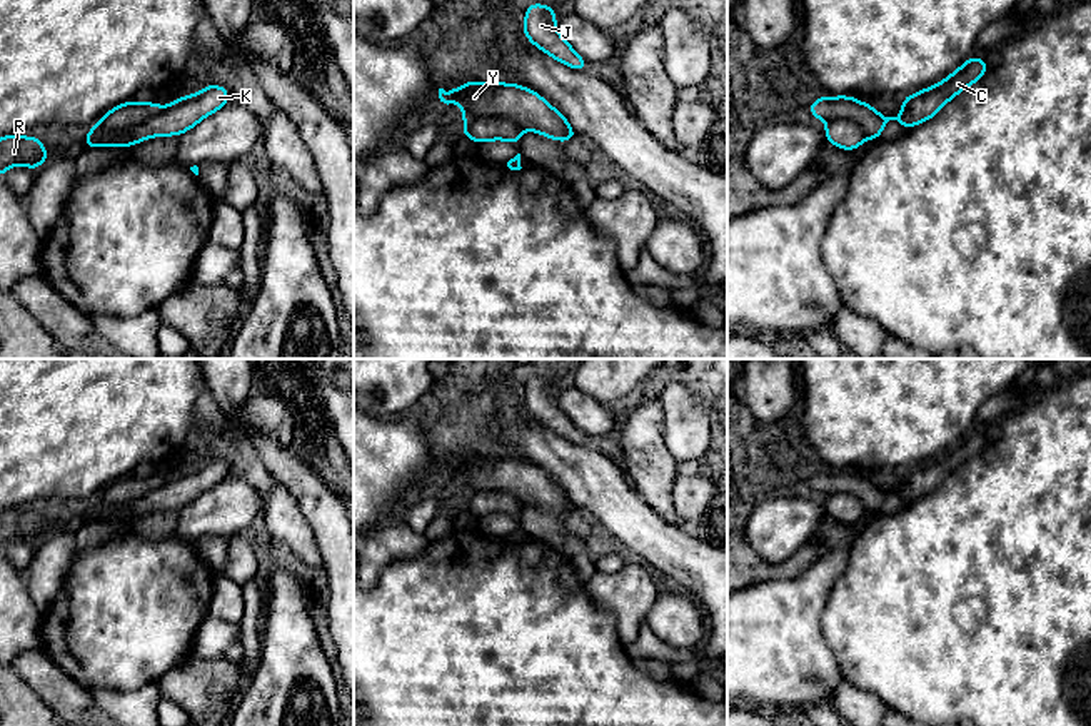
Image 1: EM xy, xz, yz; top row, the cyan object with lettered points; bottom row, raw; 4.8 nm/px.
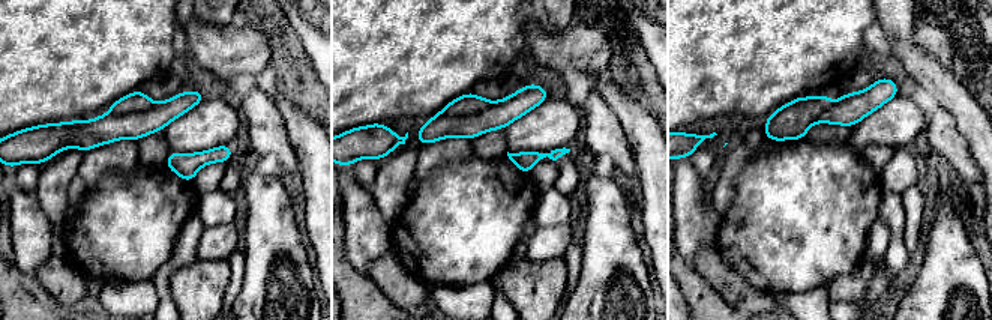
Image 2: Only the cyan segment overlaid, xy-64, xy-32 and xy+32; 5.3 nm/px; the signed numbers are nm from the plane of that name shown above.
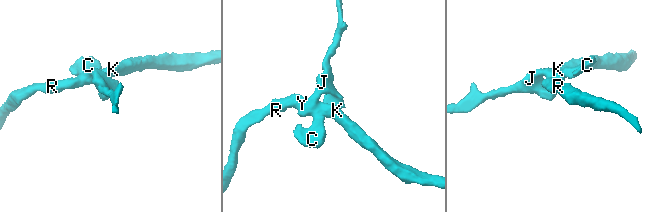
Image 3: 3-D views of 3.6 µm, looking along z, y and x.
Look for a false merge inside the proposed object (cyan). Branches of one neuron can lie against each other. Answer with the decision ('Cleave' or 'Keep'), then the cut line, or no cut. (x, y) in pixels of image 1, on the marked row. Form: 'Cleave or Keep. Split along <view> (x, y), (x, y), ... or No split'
Cleave. Split along xz (466, 119), (504, 115), (522, 127)

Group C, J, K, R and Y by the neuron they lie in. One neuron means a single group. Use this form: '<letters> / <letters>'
C J / K R Y

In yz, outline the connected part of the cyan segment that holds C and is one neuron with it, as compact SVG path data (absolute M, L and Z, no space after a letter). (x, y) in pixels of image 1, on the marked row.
M969 57L956 72L939 83L902 97L902 112L897 117L884 117L871 103L862 103L854 97L819 97L809 107L809 113L826 122L847 118L862 127L864 137L876 140L881 137L889 120L897 120L904 130L933 118L954 95L971 83L983 80L988 63L983 57Z

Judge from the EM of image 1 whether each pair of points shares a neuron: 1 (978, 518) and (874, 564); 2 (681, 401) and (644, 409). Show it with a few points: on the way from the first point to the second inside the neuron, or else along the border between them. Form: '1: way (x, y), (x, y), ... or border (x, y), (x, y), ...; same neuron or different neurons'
1: way (953, 543), (931, 564), (899, 564); same neuron
2: border (658, 398), (663, 438), (668, 444); different neurons

